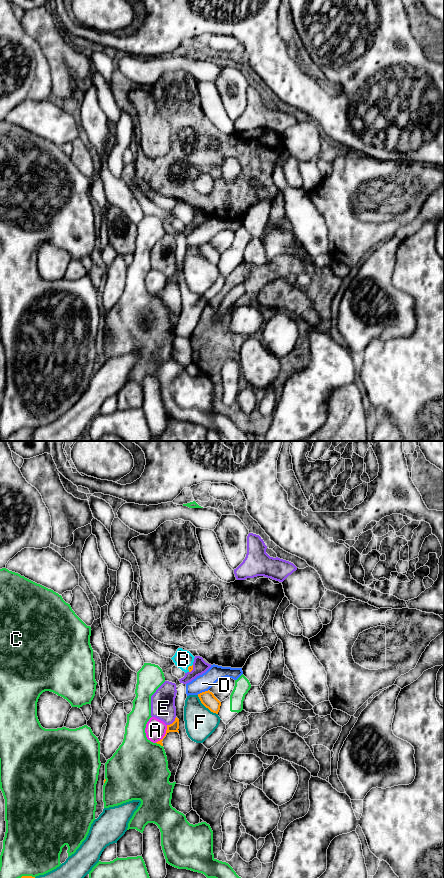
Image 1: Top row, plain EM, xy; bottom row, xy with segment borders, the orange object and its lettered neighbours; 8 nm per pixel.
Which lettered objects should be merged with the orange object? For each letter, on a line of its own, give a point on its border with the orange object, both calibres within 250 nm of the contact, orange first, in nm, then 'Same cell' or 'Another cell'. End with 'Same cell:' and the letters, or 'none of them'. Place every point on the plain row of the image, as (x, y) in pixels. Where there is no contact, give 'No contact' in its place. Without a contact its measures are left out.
A: Touches orange at xy (165, 287). Thickness 70 nm (orange) against 170 nm. Another cell
B: Touches orange at xy (188, 219). Thickness 50 nm (orange) against 150 nm. Same cell
C: Touches orange at xy (17, 431). Thickness 160 nm (orange) against 420 nm. Another cell
D: Touches orange at xy (202, 244). Thickness 120 nm (orange) against 140 nm. Another cell
E: Touches orange at xy (173, 274). Thickness 70 nm (orange) against 190 nm. Another cell
F: Touches orange at xy (206, 259). Thickness 120 nm (orange) against 240 nm. Another cell
Same cell: B

